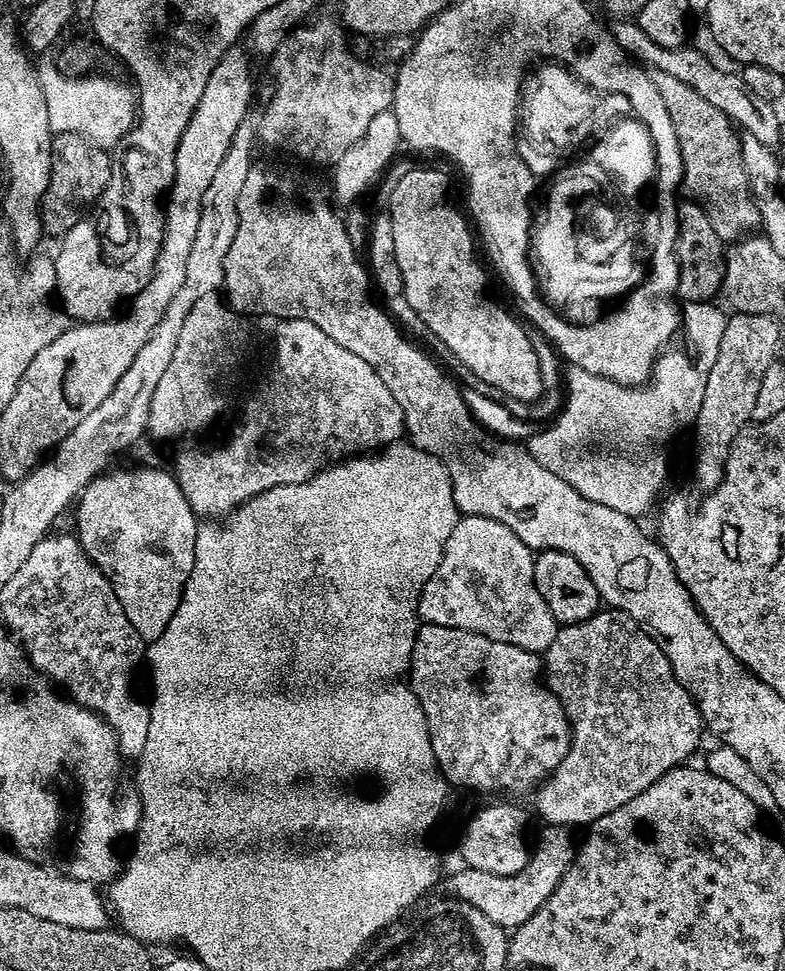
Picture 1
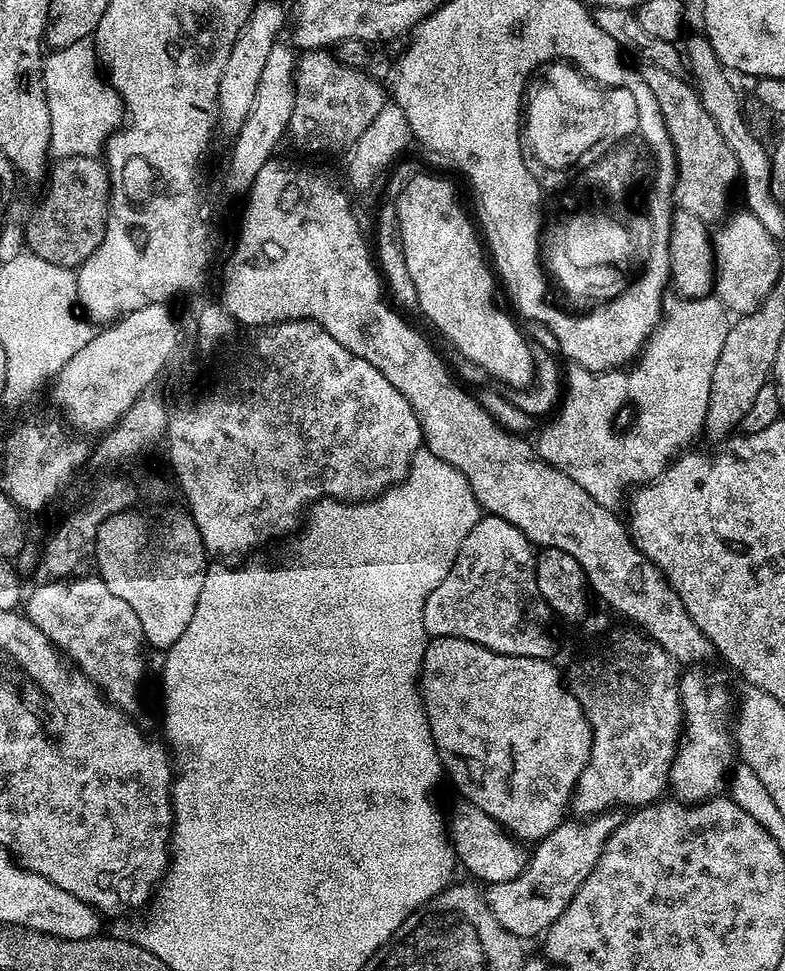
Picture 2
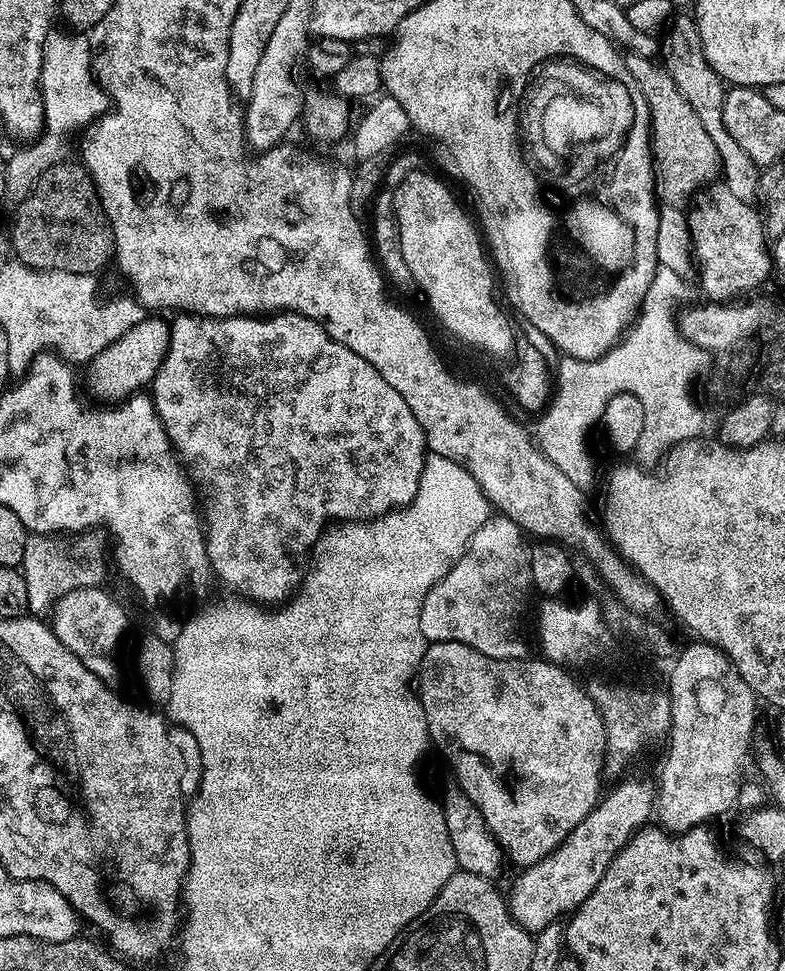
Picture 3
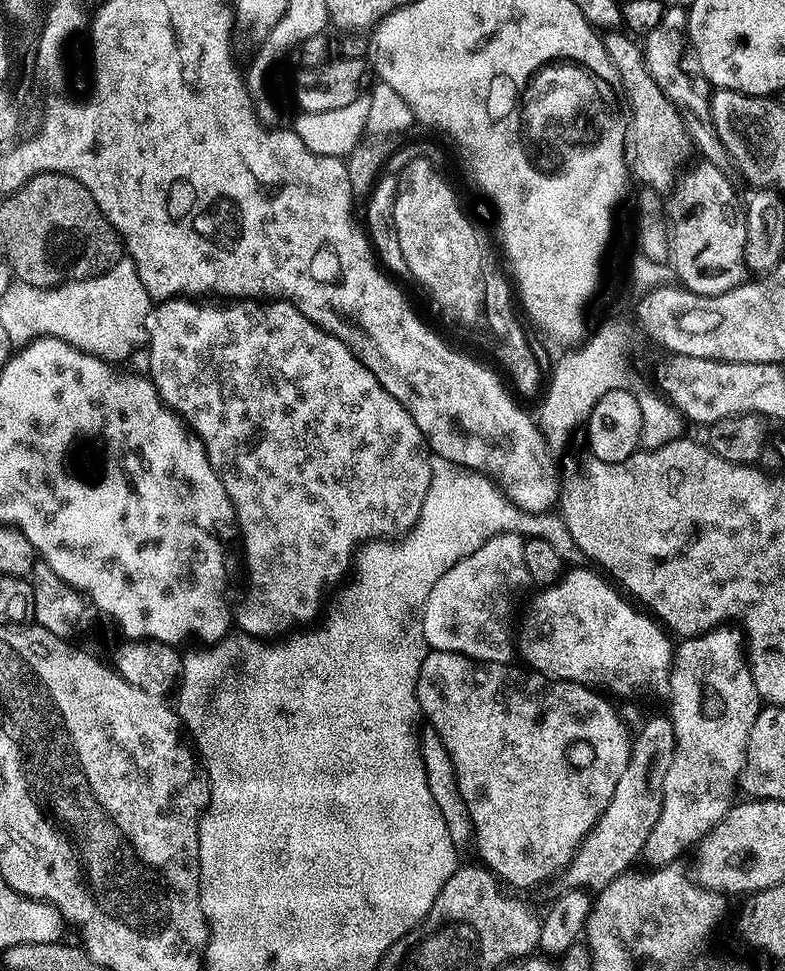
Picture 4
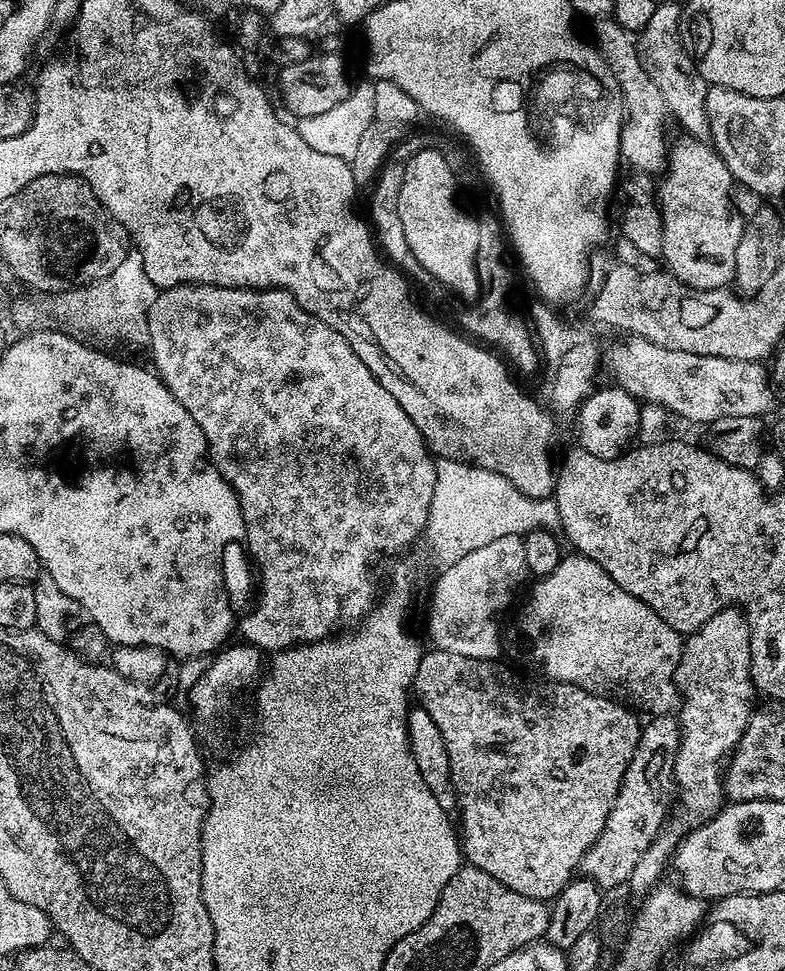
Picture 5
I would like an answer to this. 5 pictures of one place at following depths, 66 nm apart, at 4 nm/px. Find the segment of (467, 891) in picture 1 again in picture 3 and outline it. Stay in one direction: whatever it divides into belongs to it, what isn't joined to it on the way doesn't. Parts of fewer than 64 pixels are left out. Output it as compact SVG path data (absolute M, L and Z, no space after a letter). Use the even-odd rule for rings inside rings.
M621 779L613 792L605 791L597 807L570 830L570 834L558 845L546 858L538 863L531 864L529 868L519 873L516 885L512 893L507 893L506 903L510 914L527 932L537 933L546 926L557 923L561 918L567 917L576 911L576 908L593 892L602 882L602 874L610 866L612 859L617 856L626 846L626 842L637 832L649 823L648 815L654 812L654 801L657 799L657 789L651 784L639 784L636 780Z

